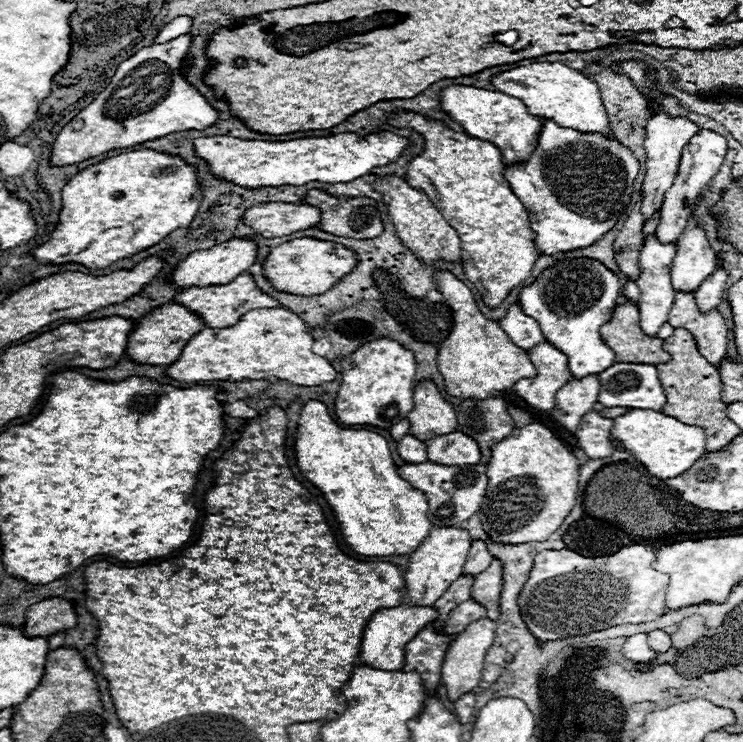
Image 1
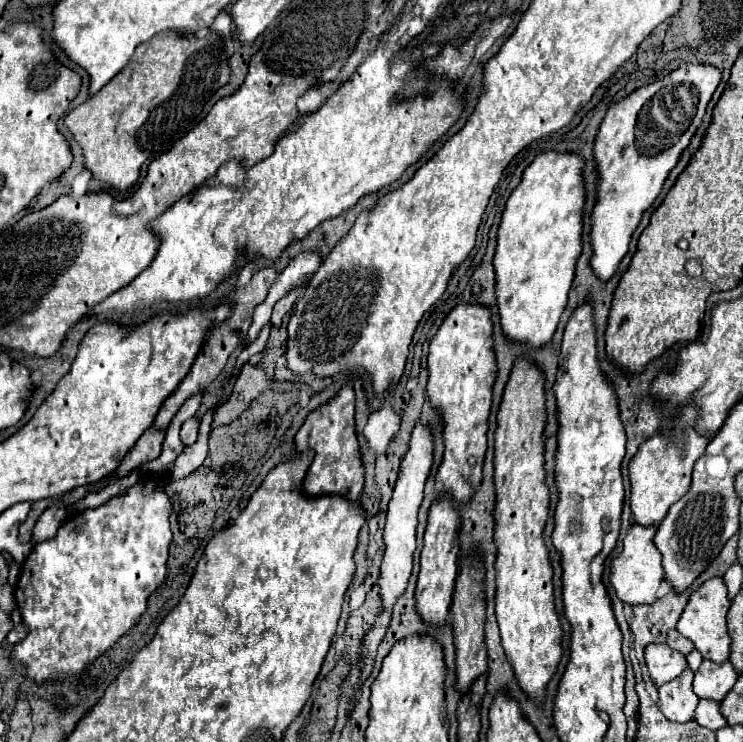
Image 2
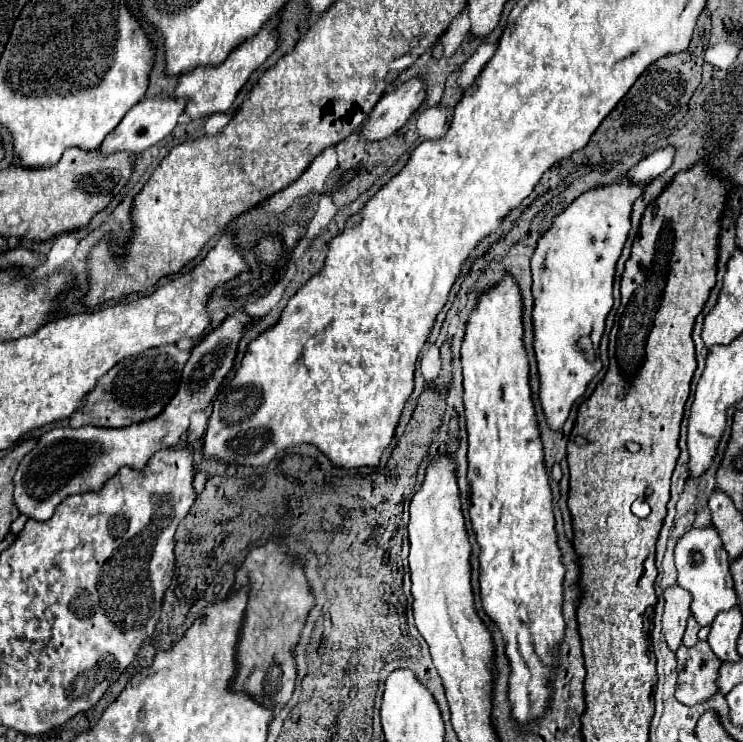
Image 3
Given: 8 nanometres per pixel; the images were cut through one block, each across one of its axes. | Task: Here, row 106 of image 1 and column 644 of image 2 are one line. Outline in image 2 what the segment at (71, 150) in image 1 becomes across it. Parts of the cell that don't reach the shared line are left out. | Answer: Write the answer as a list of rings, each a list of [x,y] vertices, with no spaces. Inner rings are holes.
[[[682,64],[664,78],[634,90],[606,112],[594,144],[600,184],[592,214],[590,238],[594,254],[590,266],[598,278],[608,280],[626,256],[632,232],[660,194],[668,174],[702,124],[720,80],[722,72],[712,64]]]

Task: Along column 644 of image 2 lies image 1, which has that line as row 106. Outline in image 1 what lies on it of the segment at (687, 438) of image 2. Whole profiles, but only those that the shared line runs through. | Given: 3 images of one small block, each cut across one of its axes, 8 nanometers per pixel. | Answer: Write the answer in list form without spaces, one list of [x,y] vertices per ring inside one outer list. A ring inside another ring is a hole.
[[[464,84],[446,86],[440,92],[440,104],[442,104],[442,110],[452,120],[456,120],[466,134],[492,142],[500,150],[504,164],[526,160],[536,144],[536,138],[542,126],[542,120],[530,114],[528,108],[518,98],[512,98],[502,92],[490,92],[484,88],[474,88]]]

